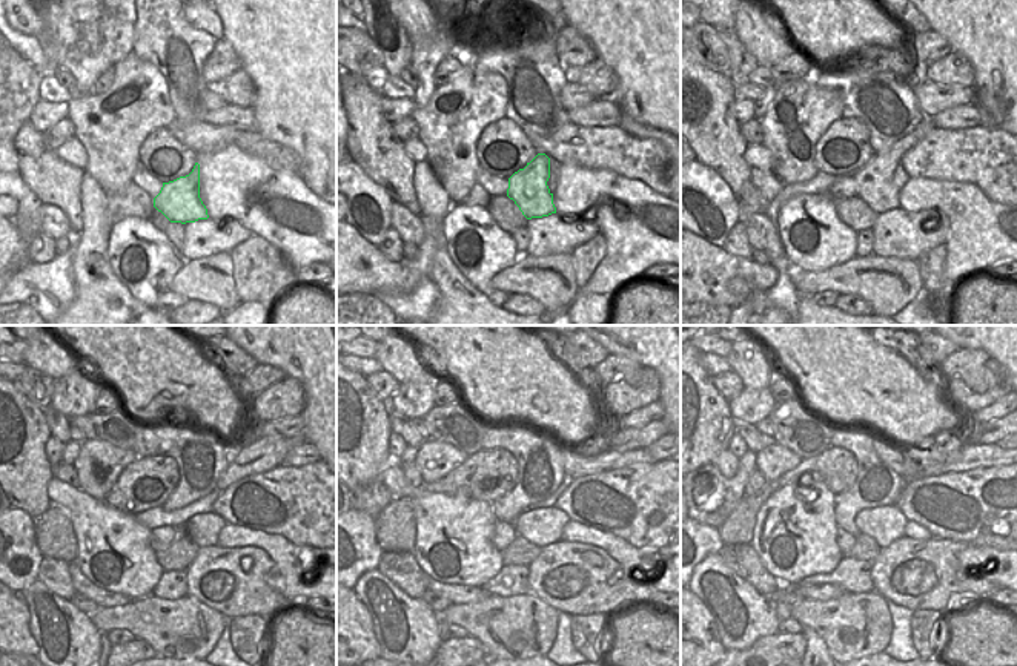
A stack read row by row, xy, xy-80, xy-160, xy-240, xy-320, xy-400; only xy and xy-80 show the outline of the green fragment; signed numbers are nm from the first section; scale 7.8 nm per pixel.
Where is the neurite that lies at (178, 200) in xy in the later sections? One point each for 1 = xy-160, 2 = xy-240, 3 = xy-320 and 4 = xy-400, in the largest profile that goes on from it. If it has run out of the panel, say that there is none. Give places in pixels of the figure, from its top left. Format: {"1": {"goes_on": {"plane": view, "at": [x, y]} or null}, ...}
{"1": {"goes_on": {"plane": "xy-160", "at": [876, 186]}}, "2": {"goes_on": {"plane": "xy-240", "at": [261, 454]}}, "3": {"goes_on": {"plane": "xy-320", "at": [622, 439]}}, "4": {"goes_on": {"plane": "xy-400", "at": [993, 431]}}}

